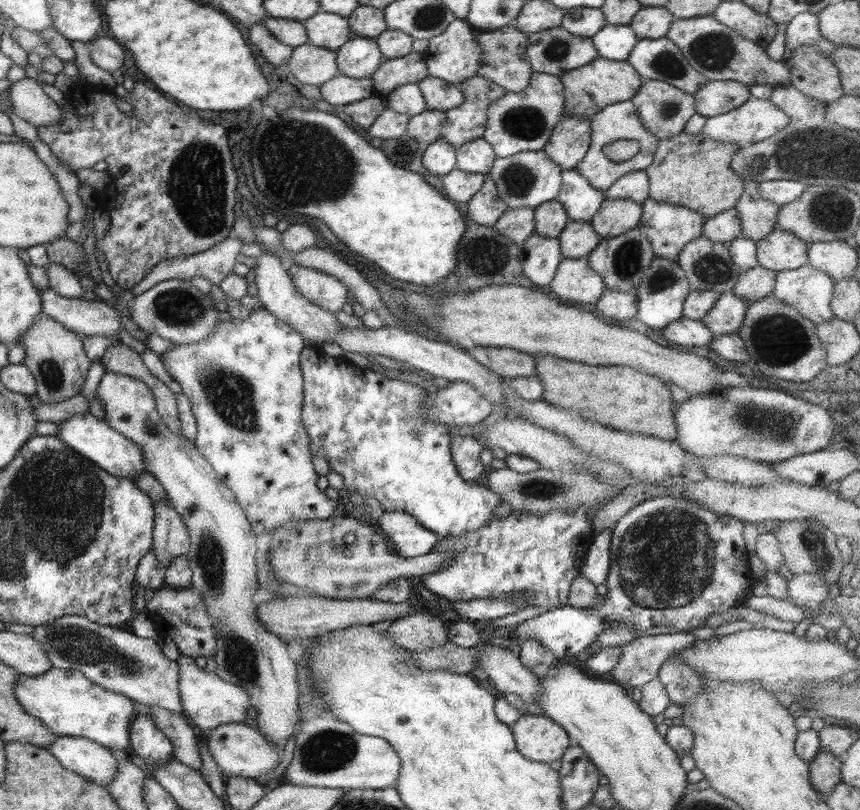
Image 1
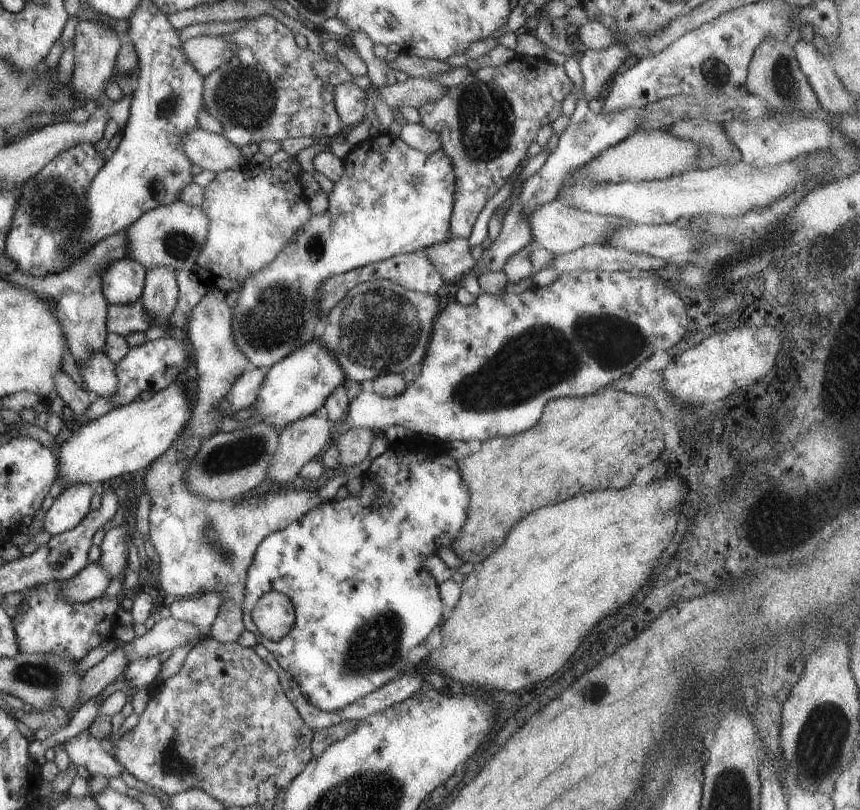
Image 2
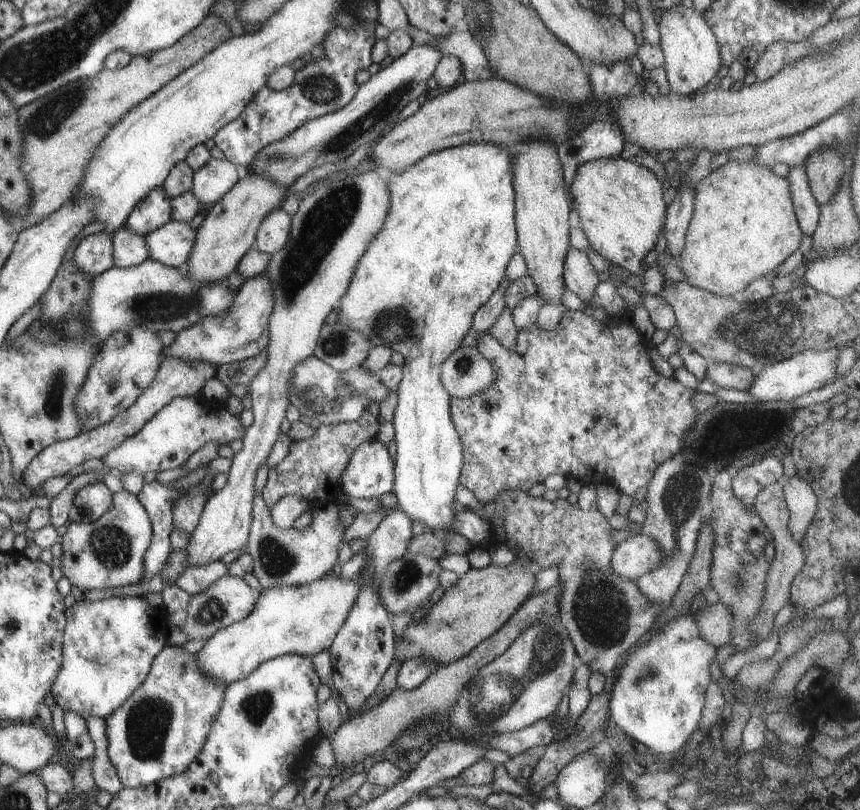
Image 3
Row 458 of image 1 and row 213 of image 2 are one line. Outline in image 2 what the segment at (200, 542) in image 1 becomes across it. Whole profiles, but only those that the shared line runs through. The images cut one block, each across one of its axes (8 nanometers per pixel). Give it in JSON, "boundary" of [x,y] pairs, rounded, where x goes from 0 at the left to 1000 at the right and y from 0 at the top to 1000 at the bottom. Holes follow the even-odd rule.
{"boundary":[[[206,244],[200,251],[179,254],[164,263],[147,284],[147,316],[167,333],[179,328],[199,330],[202,335],[222,335],[240,295],[242,272],[233,254],[220,254]]]}

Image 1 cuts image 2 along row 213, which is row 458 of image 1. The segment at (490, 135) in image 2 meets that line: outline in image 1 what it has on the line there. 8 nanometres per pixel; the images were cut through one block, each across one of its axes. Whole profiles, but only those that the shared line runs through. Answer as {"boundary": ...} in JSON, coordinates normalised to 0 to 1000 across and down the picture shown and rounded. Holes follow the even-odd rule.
{"boundary":[[[523,538],[524,568],[531,579],[531,585],[545,596],[555,593],[562,583],[562,574],[557,569],[557,559],[562,552],[552,540]]]}

